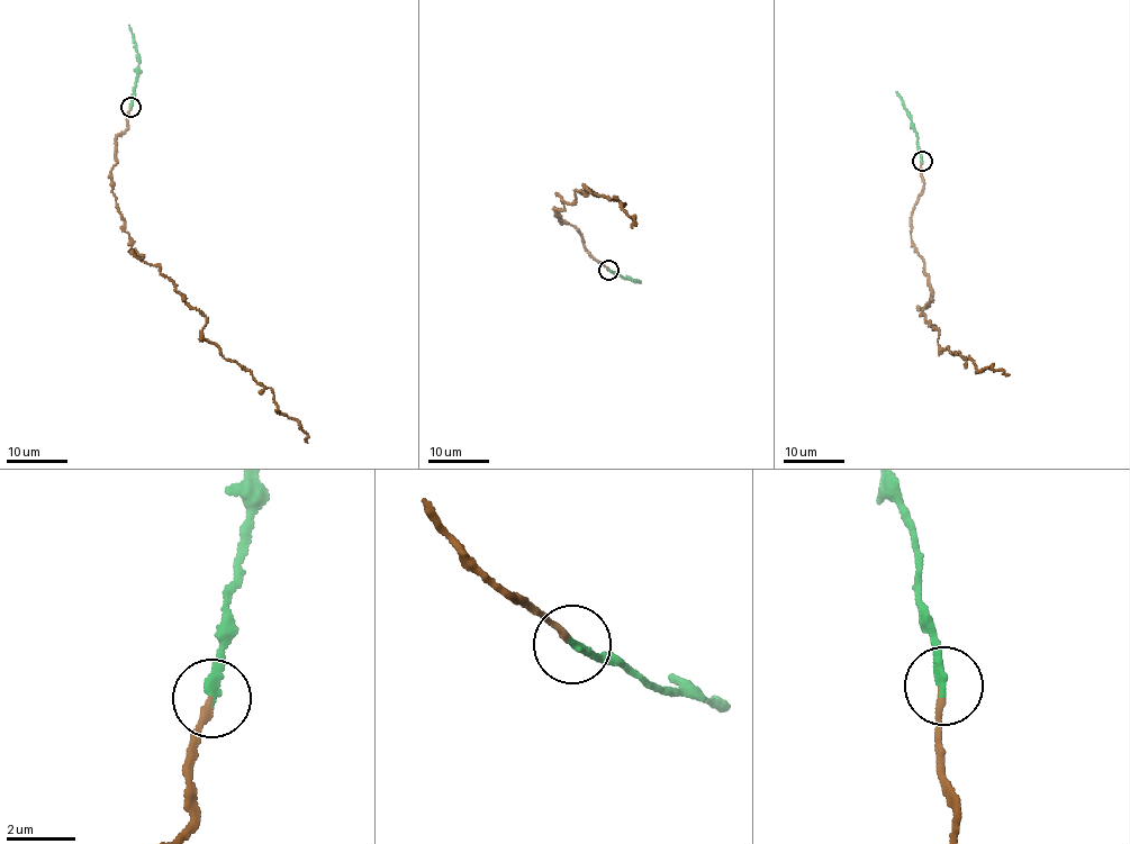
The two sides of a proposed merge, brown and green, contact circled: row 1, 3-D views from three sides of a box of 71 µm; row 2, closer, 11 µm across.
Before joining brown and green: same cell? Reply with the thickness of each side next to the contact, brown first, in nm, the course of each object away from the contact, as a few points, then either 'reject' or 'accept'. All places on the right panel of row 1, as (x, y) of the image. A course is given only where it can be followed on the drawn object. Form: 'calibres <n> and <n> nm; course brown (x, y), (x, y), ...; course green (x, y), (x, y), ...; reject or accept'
calibres 180 and 240 nm; course brown (922, 161), (911, 241), (932, 295), (921, 312), (938, 329), (942, 348), (969, 355), (978, 370), (1010, 374); course green (922, 161), (910, 114), (895, 91); accept

